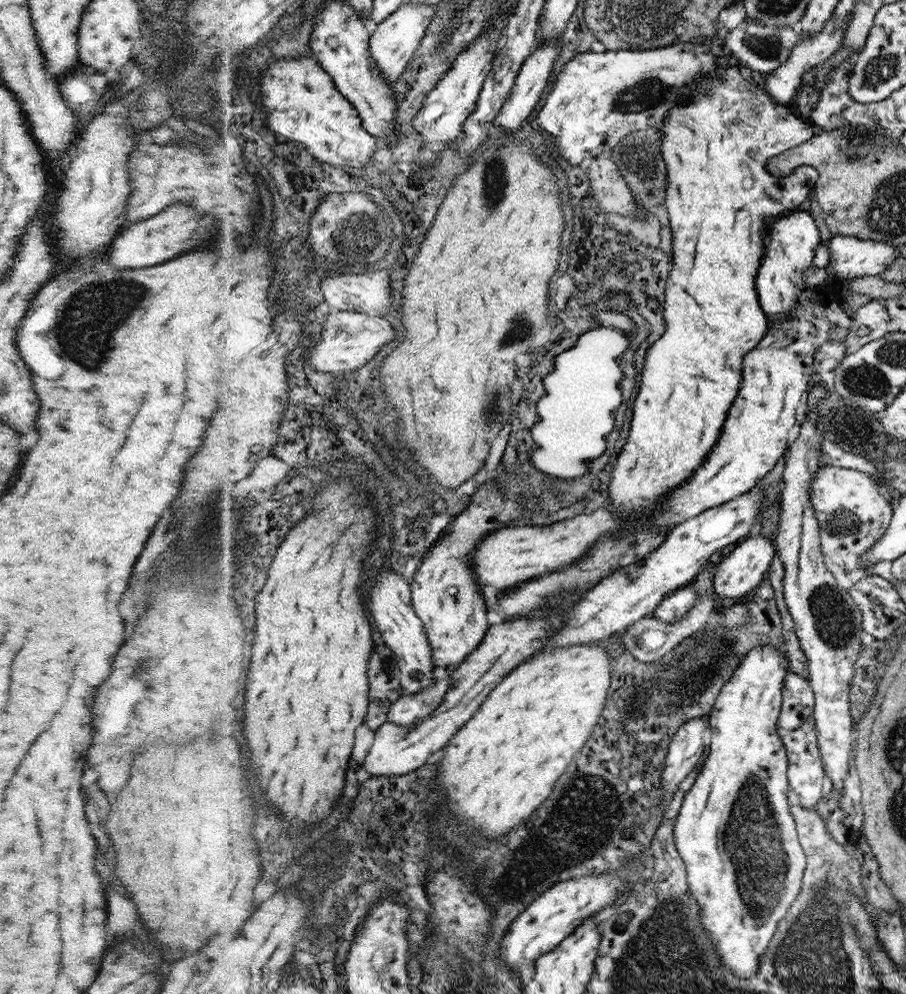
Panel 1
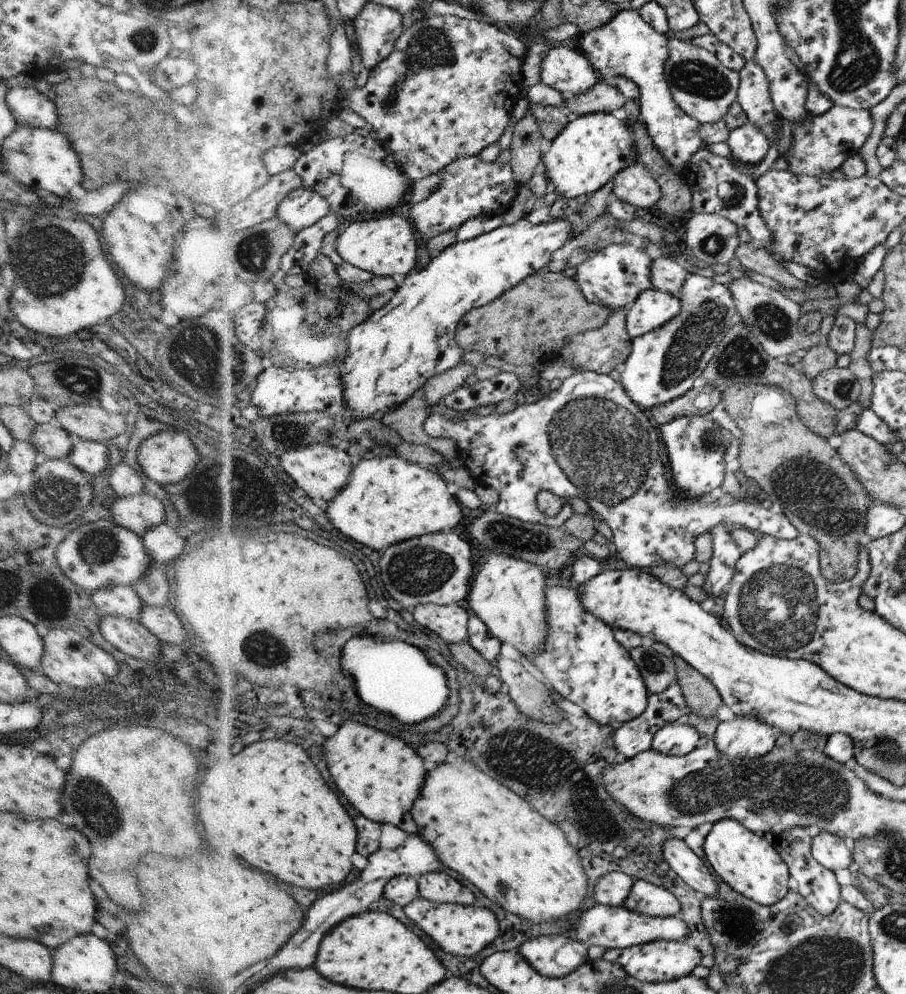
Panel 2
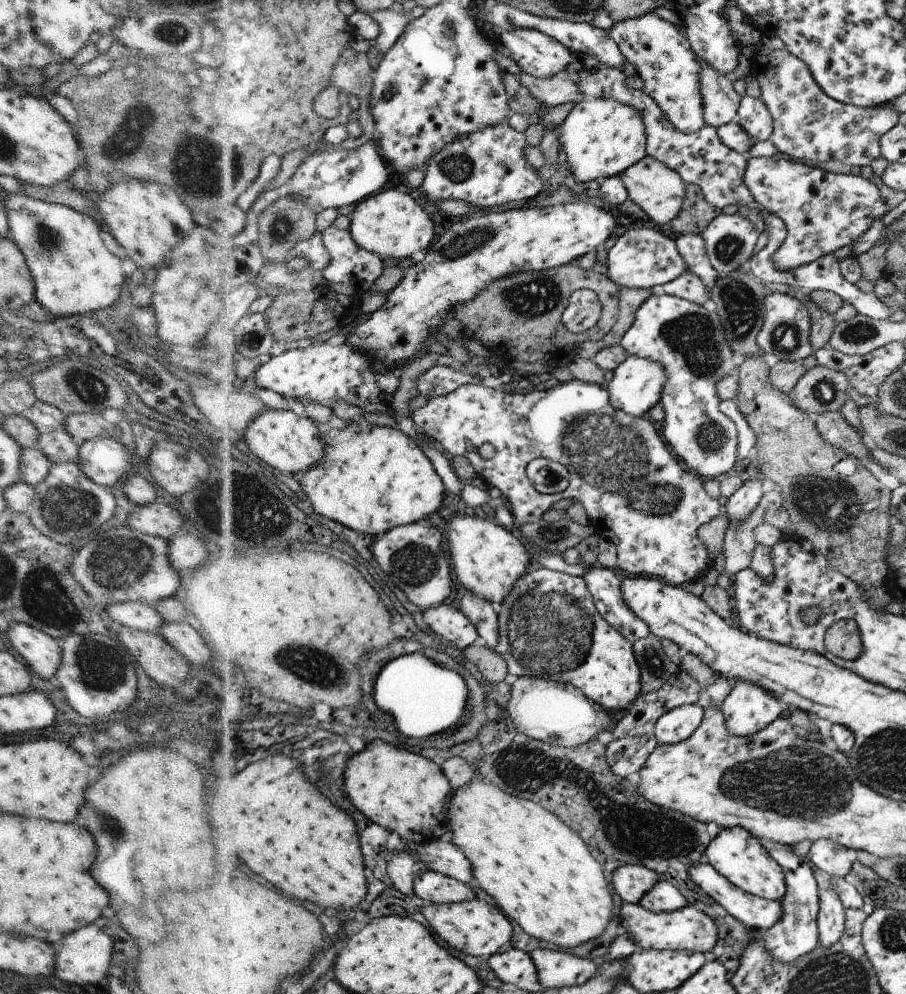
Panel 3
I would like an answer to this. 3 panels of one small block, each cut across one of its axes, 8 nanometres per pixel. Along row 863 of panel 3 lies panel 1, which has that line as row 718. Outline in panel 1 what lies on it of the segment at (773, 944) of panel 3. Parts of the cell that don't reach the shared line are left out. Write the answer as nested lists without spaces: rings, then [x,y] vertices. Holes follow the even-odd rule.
[[[792,671],[786,674],[779,726],[784,730],[795,730],[813,712],[814,692],[809,679]]]

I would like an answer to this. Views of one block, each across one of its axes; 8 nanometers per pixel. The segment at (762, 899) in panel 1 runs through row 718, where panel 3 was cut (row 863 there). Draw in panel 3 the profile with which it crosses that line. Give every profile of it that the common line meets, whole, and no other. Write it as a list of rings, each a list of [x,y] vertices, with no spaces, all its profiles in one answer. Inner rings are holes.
[[[738,826],[722,830],[722,834],[718,834],[714,841],[710,842],[706,856],[708,863],[716,871],[742,891],[769,900],[781,901],[784,898],[784,892],[788,889],[784,884],[784,868],[780,863],[776,864],[777,860],[766,852],[764,844],[744,828]]]

